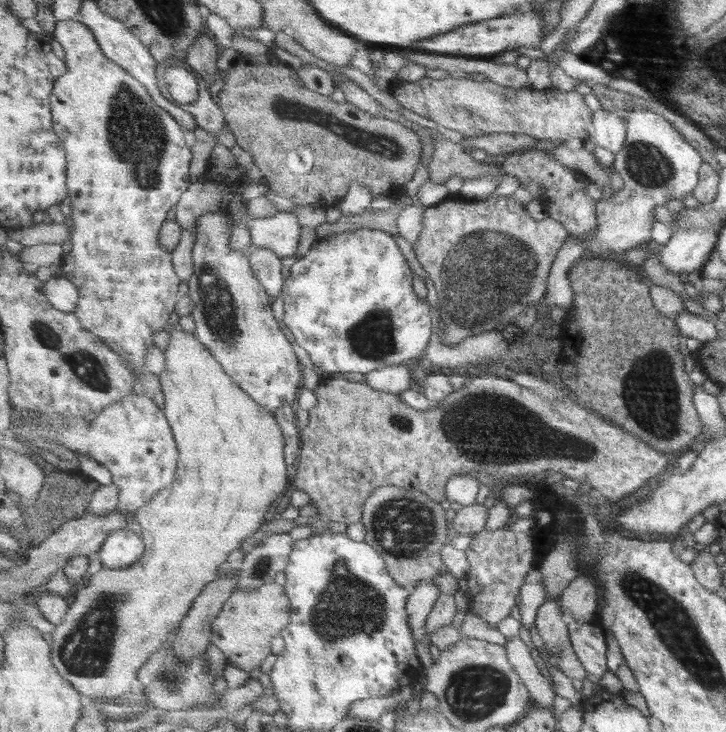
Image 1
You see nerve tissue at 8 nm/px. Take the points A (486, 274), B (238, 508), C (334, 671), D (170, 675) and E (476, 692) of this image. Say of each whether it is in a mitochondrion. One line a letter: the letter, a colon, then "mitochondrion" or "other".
A: mitochondrion
B: other
C: other
D: mitochondrion
E: mitochondrion

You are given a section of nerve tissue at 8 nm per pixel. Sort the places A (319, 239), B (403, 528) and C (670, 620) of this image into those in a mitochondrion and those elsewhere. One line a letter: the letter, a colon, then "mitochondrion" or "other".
A: other
B: mitochondrion
C: mitochondrion

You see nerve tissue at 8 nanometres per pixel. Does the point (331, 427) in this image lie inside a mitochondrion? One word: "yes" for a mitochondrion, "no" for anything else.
no

